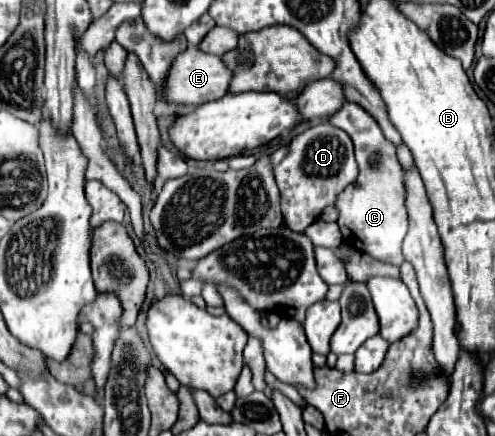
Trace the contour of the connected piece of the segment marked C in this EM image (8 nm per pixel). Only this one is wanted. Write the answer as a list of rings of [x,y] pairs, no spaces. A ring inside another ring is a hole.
[[[346,102],[334,116],[330,116],[330,124],[342,128],[352,138],[356,146],[356,162],[360,168],[356,182],[350,184],[336,200],[336,206],[340,210],[338,226],[344,242],[380,262],[400,266],[404,262],[402,240],[408,232],[408,210],[404,168],[396,158],[396,148],[390,140],[384,138],[376,120],[358,104]]]

